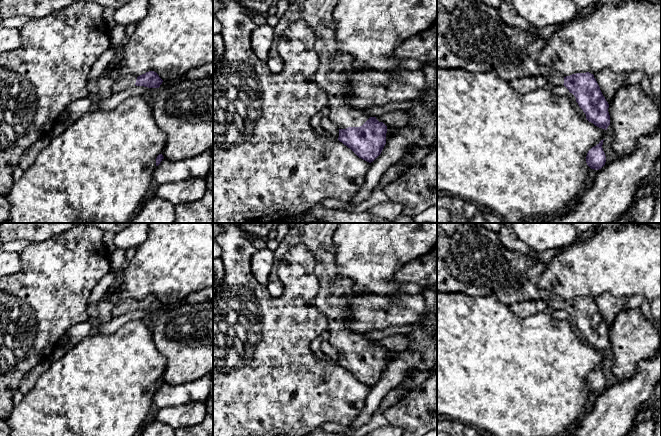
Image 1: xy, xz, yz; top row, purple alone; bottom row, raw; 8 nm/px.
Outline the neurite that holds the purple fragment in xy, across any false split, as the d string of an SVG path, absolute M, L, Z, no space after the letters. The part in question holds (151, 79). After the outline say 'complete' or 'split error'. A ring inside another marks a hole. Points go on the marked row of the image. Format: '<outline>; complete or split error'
M112 64L106 73L112 80L111 90L113 92L122 92L128 87L144 86L148 88L159 88L163 80L154 71L146 72L138 77L133 75L122 75L119 70L119 64Z; split error

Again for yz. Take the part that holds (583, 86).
M437 0L437 66L445 69L463 69L469 72L494 72L500 79L511 82L524 77L544 77L553 86L564 85L572 93L586 119L595 126L607 130L610 125L609 104L603 96L594 75L576 73L564 77L554 68L541 65L538 57L546 44L545 39L533 35L530 31L521 32L509 27L500 17L498 10L477 0Z; split error

